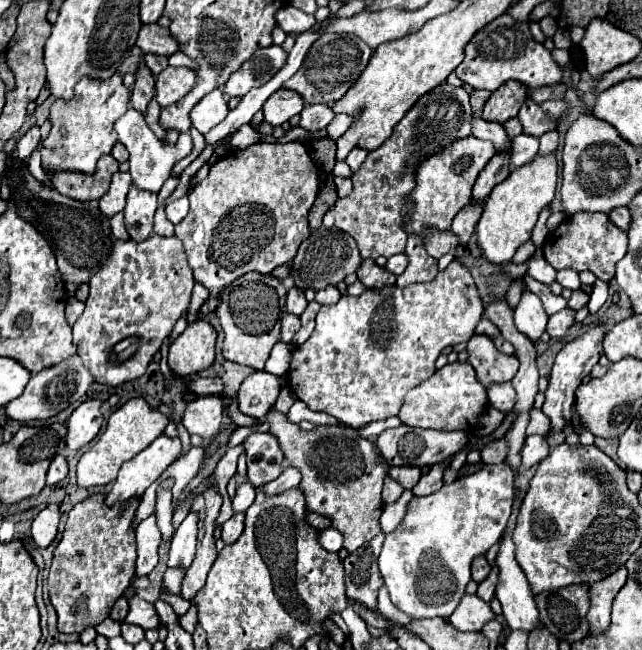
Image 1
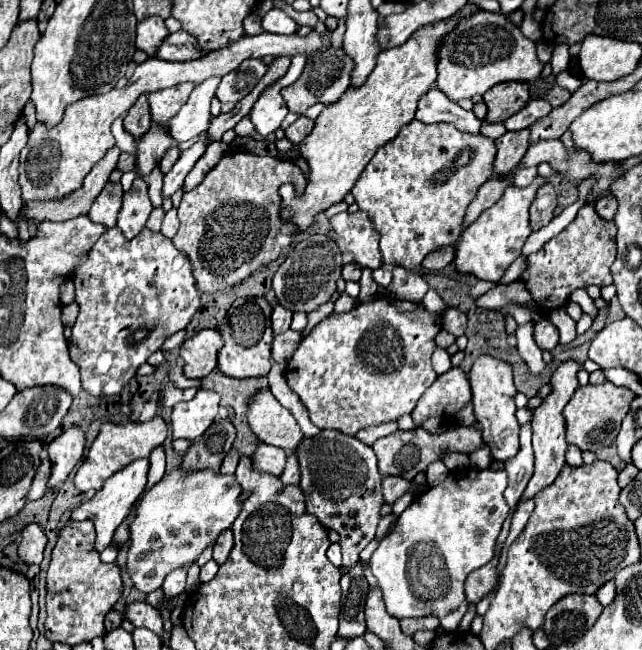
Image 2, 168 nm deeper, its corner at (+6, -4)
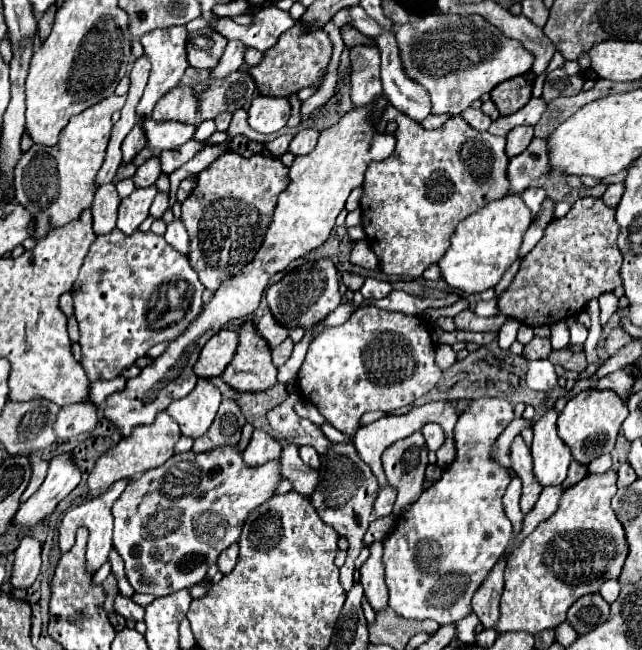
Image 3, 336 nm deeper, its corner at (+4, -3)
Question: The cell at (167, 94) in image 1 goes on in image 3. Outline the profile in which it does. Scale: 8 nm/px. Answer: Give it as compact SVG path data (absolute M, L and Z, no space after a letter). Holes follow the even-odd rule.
M178 85L170 93L166 93L166 97L162 97L162 101L154 107L152 119L196 125L196 111L198 105L194 105L194 93L190 93L190 87Z

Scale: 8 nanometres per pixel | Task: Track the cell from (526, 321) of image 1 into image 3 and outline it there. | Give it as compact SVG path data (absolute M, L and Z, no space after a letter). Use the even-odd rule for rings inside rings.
M548 359L542 361L528 361L528 375L526 385L536 391L552 391L558 387L558 375L554 371L554 365Z

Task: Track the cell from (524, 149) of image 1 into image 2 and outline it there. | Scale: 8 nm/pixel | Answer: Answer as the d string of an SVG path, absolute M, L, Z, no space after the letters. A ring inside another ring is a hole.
M522 166L516 170L512 182L516 186L528 186L528 182L532 182L532 178L536 176L536 166Z

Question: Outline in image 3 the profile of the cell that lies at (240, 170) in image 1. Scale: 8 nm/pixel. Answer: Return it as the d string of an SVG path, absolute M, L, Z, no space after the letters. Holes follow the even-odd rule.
M234 151L224 153L218 157L210 167L206 167L196 177L196 187L190 193L190 197L182 203L182 223L188 229L190 235L190 267L198 273L202 285L210 291L216 291L218 285L238 273L246 263L252 261L254 253L262 245L262 237L266 235L266 229L270 225L272 211L278 203L278 193L288 185L288 169L282 165L282 161L262 155L242 157Z

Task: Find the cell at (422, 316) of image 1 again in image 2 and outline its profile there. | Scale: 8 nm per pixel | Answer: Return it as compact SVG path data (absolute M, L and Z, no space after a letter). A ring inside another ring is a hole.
M376 298L350 312L320 320L300 342L286 368L286 380L310 412L318 428L334 428L348 436L368 426L394 422L410 414L418 398L432 386L436 372L430 358L444 312L428 312L422 302Z

